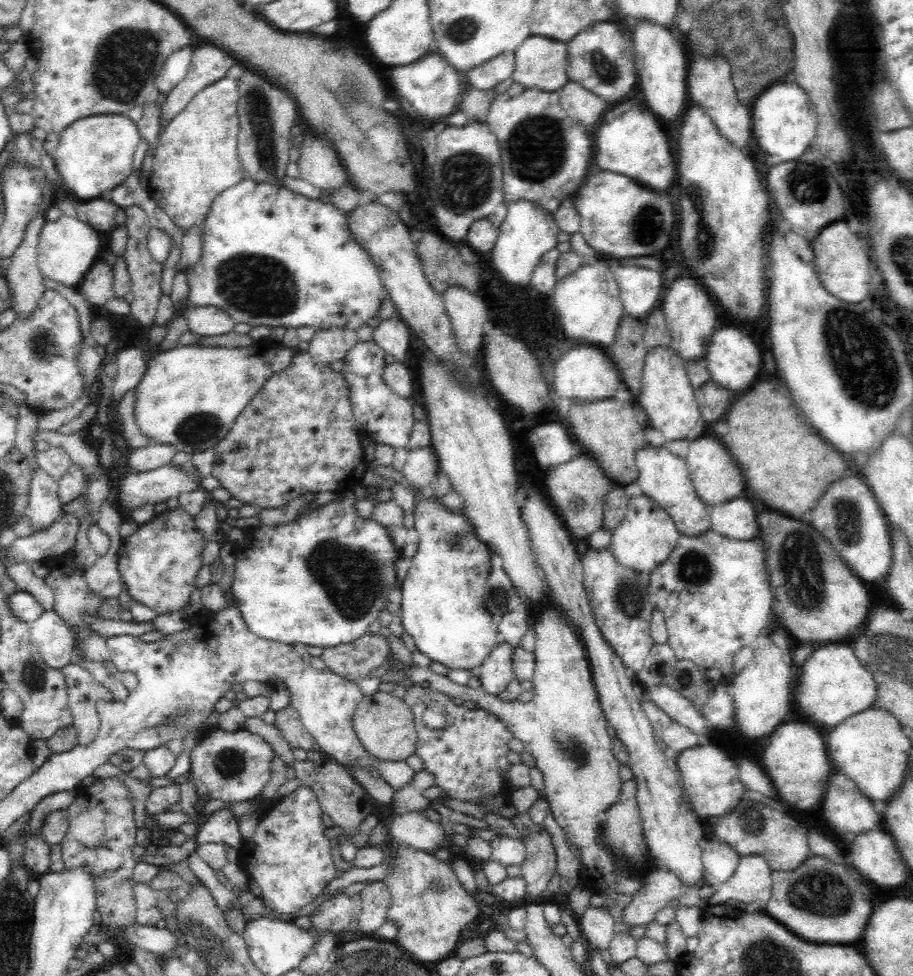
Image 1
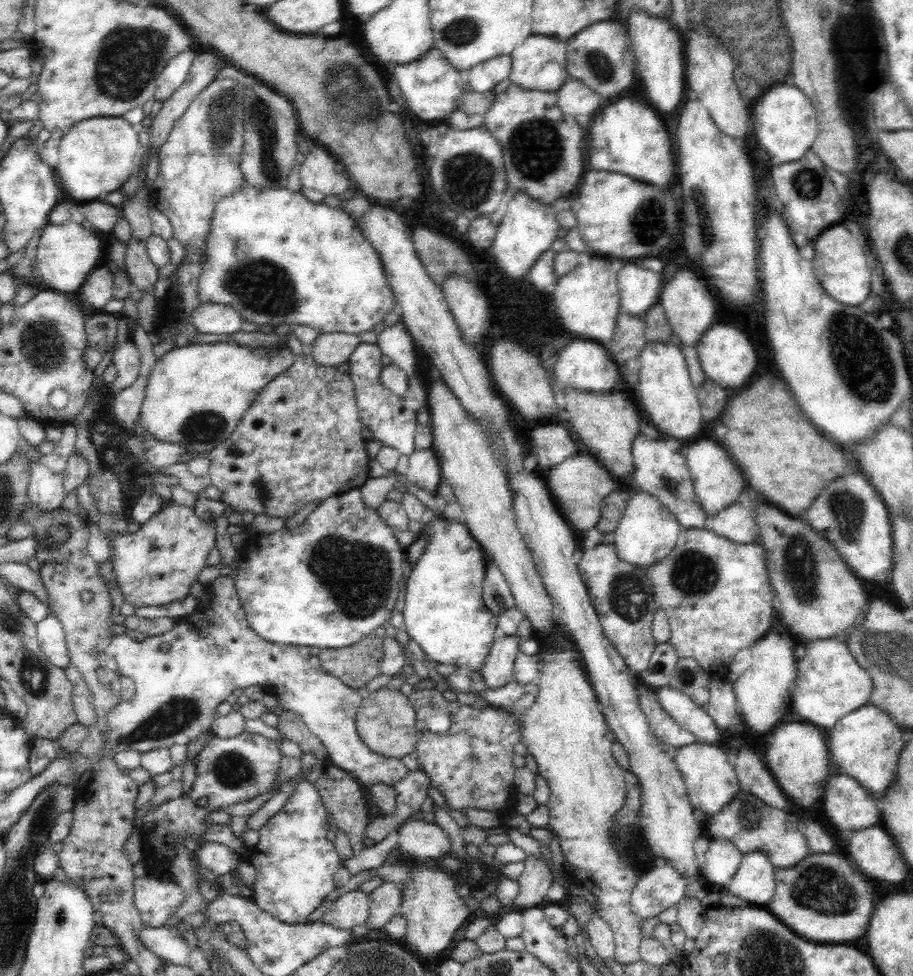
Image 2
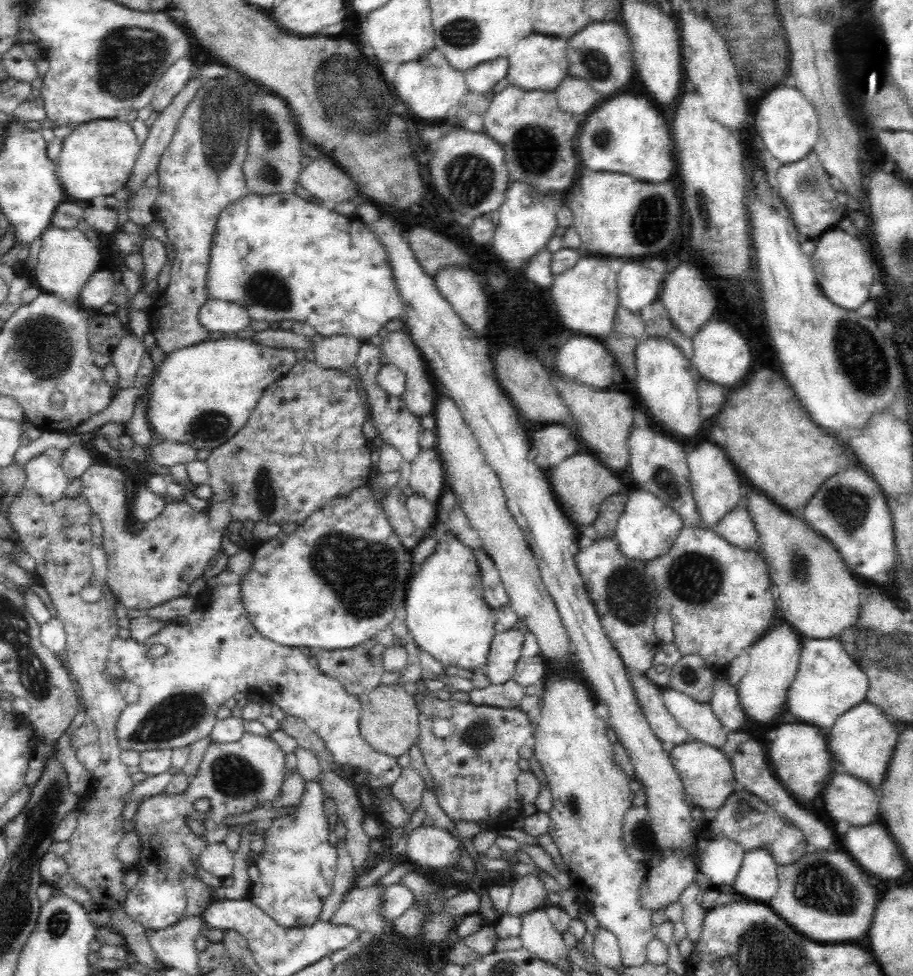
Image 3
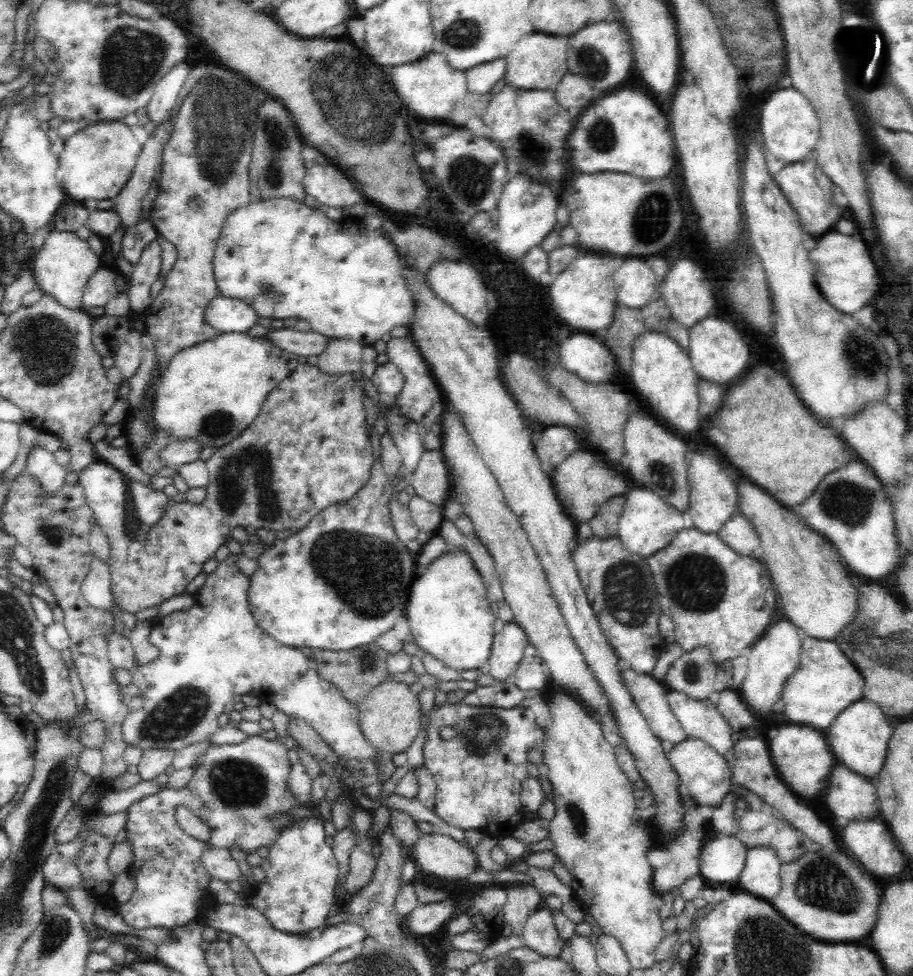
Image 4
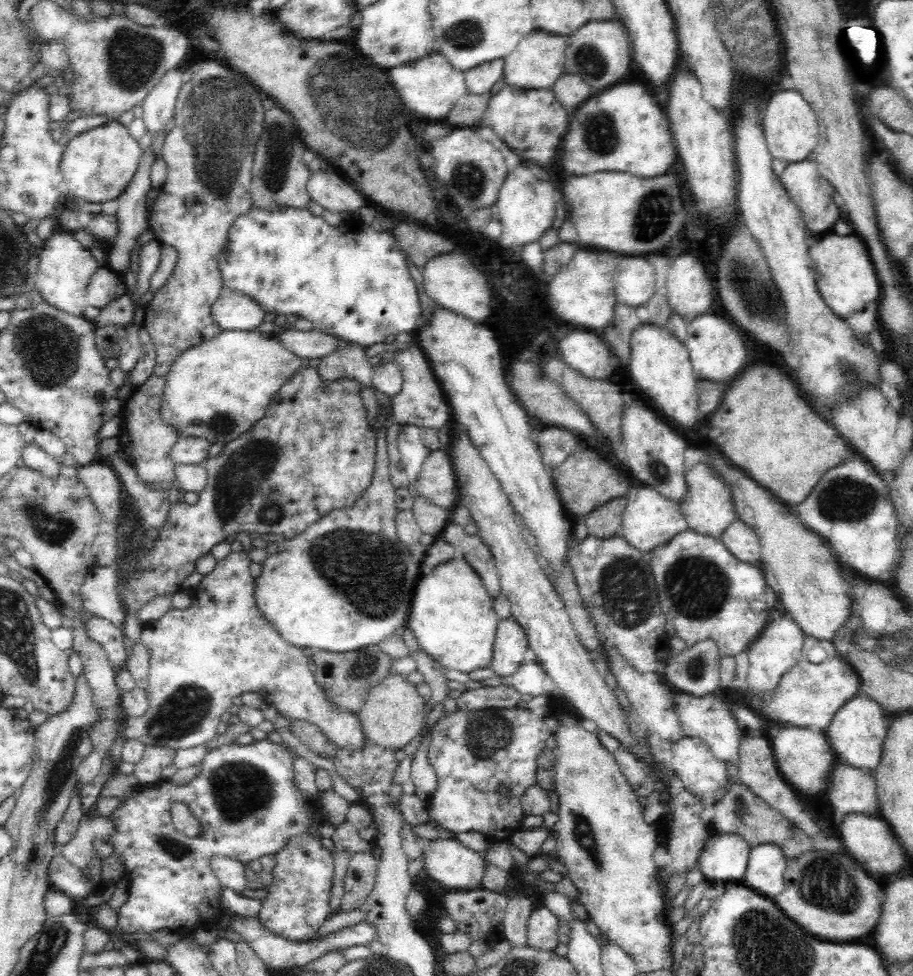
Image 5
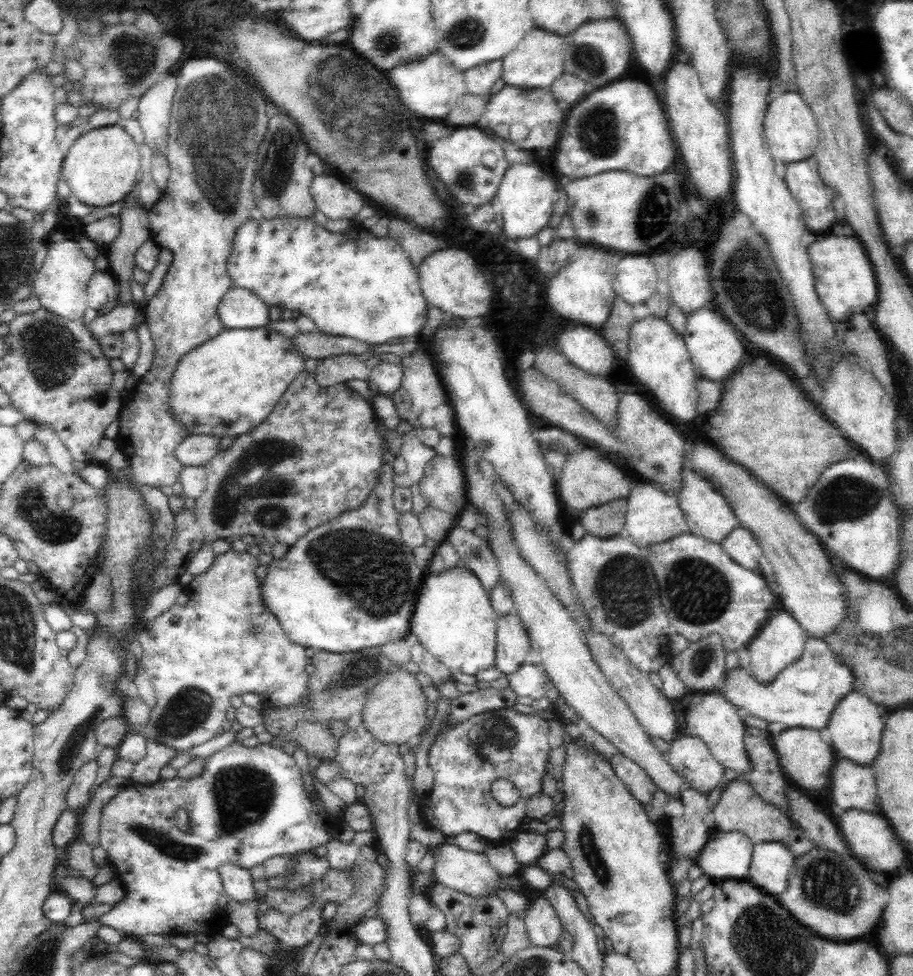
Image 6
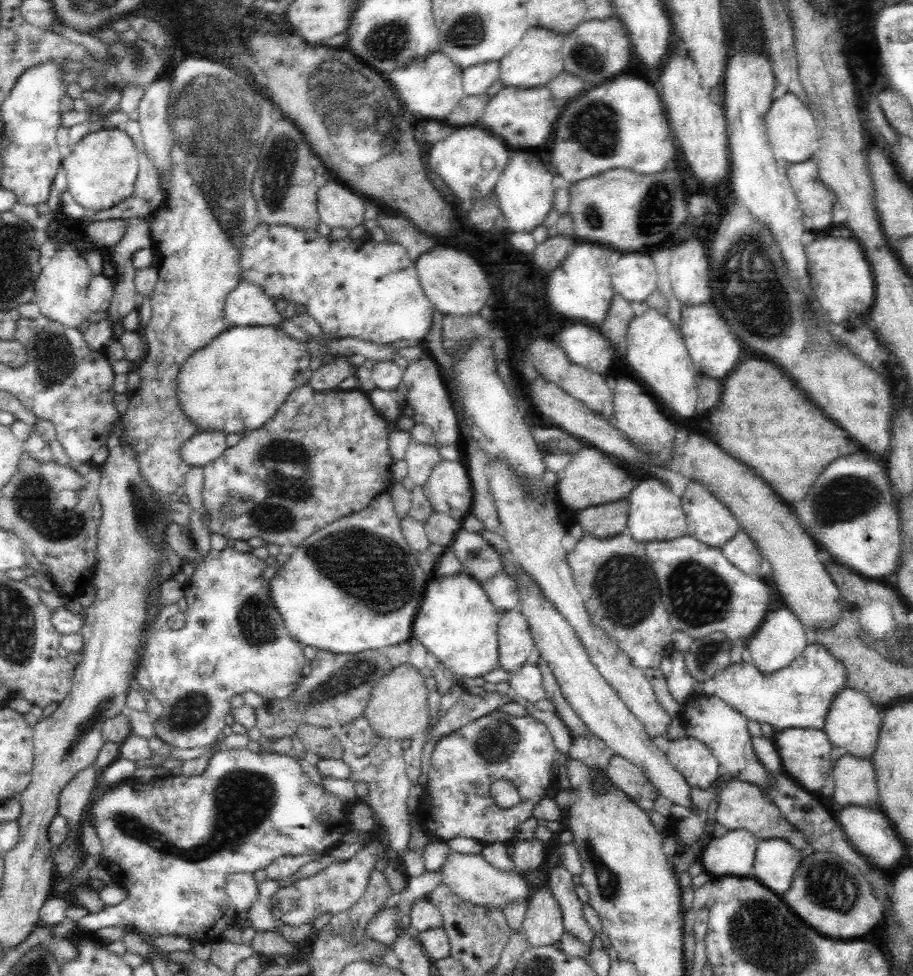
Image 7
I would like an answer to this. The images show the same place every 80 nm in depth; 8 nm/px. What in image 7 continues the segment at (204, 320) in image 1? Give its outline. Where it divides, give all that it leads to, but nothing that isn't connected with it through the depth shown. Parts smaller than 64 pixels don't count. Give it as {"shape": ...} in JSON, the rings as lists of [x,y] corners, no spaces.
{"shape":[[[241,280],[225,300],[224,314],[230,326],[280,326],[288,320],[286,313],[276,308],[275,299],[268,296],[265,290],[255,282]]]}

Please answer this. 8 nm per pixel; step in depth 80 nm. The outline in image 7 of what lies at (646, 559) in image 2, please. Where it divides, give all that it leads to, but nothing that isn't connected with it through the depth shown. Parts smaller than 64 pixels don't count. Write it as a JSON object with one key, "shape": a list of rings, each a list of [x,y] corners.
{"shape":[[[648,478],[635,486],[627,496],[629,513],[627,532],[638,543],[654,540],[673,540],[687,534],[687,516],[681,503],[681,497],[674,495],[665,481]]]}

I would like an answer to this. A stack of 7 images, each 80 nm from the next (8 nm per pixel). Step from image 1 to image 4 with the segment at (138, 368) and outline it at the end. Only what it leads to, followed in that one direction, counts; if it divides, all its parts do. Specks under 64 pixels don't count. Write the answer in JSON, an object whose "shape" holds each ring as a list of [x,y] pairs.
{"shape":[[[134,328],[130,330],[126,340],[120,344],[118,352],[113,356],[115,358],[116,368],[122,371],[125,378],[119,385],[118,393],[121,397],[128,395],[128,378],[130,378],[130,376],[136,372],[138,366],[140,366],[140,358],[142,358],[140,336],[140,330]]]}

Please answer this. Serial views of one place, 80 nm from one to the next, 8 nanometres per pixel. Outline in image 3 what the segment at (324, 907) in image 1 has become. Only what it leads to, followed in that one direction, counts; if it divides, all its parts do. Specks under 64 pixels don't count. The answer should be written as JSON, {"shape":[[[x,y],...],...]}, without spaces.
{"shape":[[[380,880],[366,888],[354,886],[332,916],[332,924],[352,926],[360,933],[370,933],[378,942],[382,941],[387,934],[386,928],[393,928],[392,921],[384,921],[382,917],[382,896],[386,888],[390,887],[380,884]]]}

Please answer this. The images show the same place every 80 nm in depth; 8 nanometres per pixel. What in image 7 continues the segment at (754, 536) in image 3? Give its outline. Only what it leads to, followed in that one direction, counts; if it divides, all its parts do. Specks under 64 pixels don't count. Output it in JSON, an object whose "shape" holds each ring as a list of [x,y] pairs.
{"shape":[[[737,532],[730,542],[721,547],[724,556],[744,574],[756,576],[761,564],[758,546],[745,532]]]}

